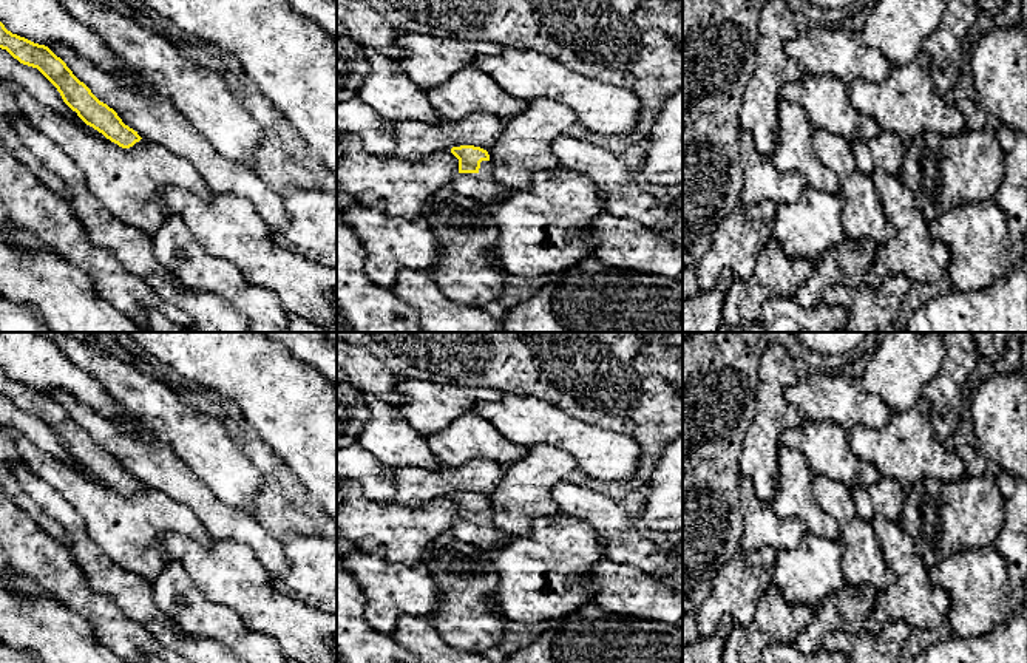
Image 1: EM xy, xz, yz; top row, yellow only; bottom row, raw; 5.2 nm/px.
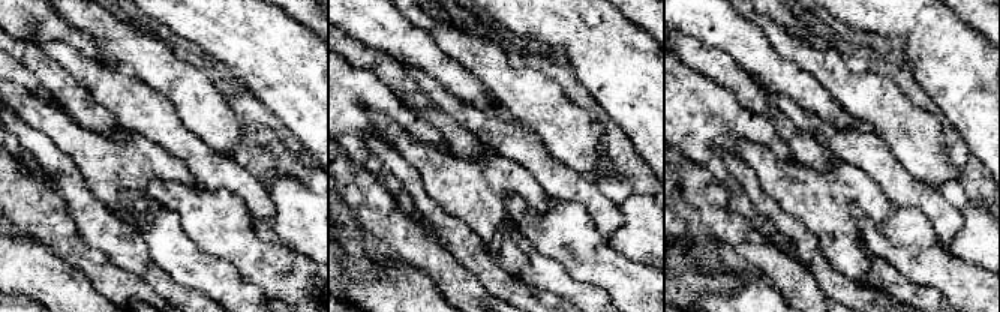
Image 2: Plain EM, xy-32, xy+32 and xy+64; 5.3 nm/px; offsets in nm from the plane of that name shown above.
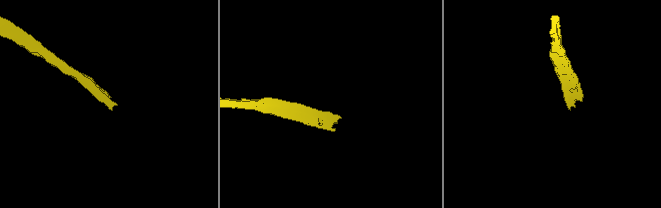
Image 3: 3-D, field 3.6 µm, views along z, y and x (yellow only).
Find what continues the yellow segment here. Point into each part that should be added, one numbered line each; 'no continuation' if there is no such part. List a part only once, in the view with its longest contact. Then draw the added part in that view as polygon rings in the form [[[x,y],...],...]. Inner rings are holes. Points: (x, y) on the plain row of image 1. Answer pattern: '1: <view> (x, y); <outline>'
1: xz (479, 532); [[[482,507],[477,519],[459,519],[451,530],[456,538],[491,552],[511,539],[511,535],[493,527],[485,519],[490,516],[490,507]]]

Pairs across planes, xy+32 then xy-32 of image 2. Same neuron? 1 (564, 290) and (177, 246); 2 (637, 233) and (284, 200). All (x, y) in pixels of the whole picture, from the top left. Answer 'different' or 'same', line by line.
1: same
2: same

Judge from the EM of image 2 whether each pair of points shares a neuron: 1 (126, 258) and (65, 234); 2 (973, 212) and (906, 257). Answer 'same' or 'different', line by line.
1: different
2: different

